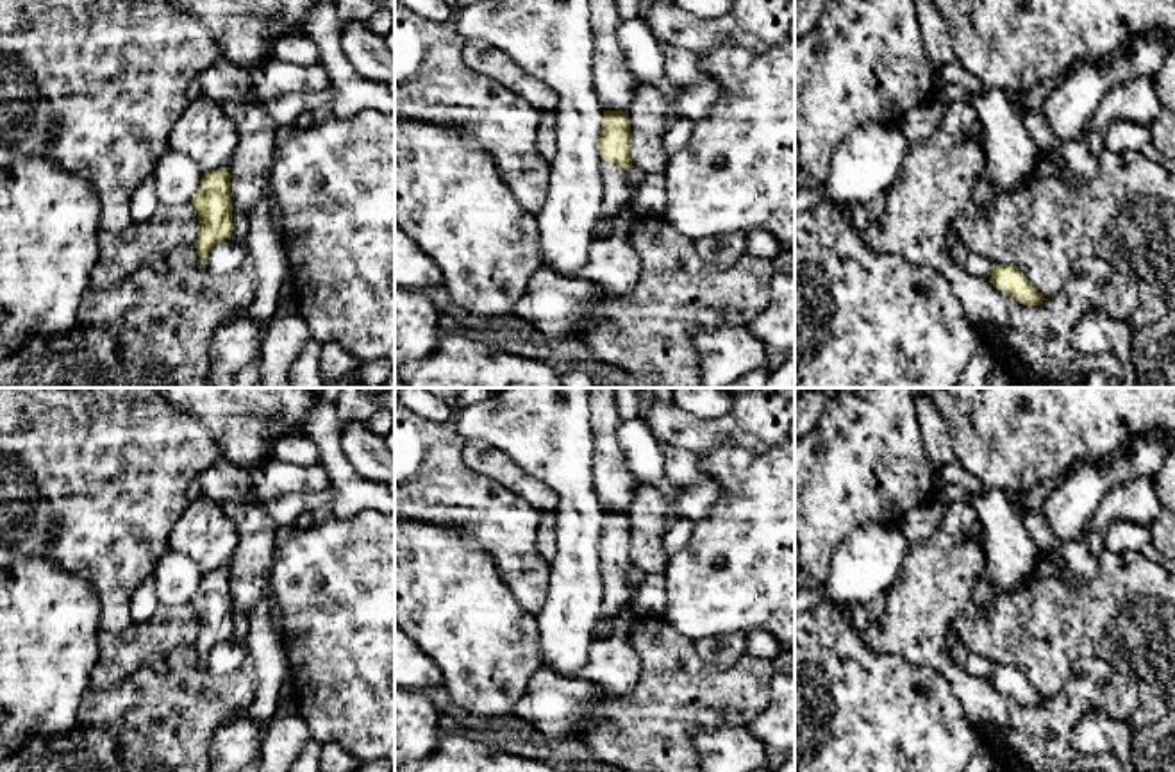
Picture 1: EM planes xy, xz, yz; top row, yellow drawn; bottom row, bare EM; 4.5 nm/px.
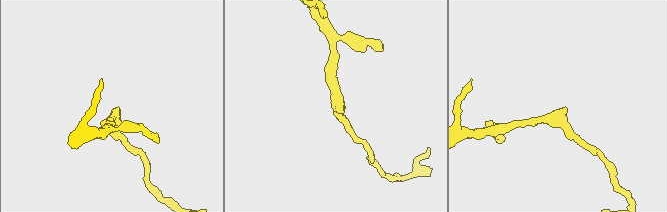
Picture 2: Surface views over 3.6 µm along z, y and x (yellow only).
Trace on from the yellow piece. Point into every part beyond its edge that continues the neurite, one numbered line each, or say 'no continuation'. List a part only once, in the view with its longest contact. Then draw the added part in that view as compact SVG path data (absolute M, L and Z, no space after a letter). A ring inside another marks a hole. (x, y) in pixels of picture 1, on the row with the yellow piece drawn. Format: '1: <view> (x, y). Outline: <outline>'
1: xz (618, 193). Outline: M602 163L604 200L600 220L612 220L634 198L634 188L629 182L629 170L612 163Z

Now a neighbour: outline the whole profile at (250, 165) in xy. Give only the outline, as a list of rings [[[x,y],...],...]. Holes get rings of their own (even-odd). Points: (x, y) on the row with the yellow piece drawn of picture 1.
[[[225,102],[220,107],[238,129],[238,147],[229,164],[230,193],[232,207],[246,214],[270,188],[280,125],[261,102]]]

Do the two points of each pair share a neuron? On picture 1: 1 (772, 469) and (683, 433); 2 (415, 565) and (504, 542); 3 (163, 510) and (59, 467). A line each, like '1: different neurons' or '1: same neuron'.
1: different neurons
2: different neurons
3: same neuron

